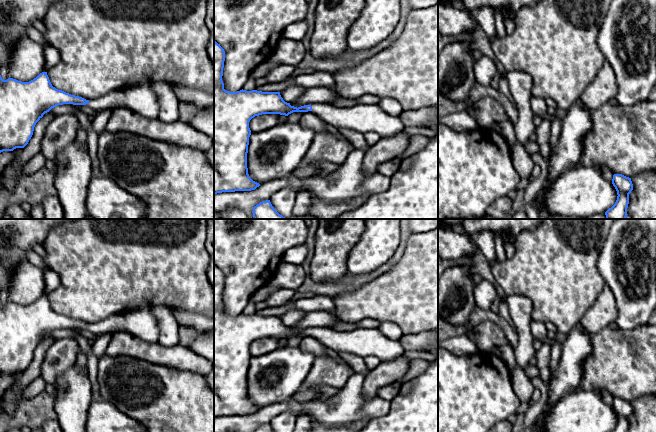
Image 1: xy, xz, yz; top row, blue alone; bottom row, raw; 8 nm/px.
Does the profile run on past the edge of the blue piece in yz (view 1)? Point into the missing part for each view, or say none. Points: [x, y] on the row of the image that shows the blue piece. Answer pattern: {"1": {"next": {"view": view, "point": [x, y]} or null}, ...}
{"1": {"next": null}}

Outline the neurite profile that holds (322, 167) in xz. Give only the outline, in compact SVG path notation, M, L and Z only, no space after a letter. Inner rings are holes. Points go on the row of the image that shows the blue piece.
M318 161L314 162L311 165L311 167L316 170L315 174L324 175L324 174L330 174L333 171L337 170L339 168L339 165L333 164L328 161Z

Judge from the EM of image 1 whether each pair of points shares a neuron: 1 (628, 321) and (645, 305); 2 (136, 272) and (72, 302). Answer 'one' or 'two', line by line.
1: one
2: one

